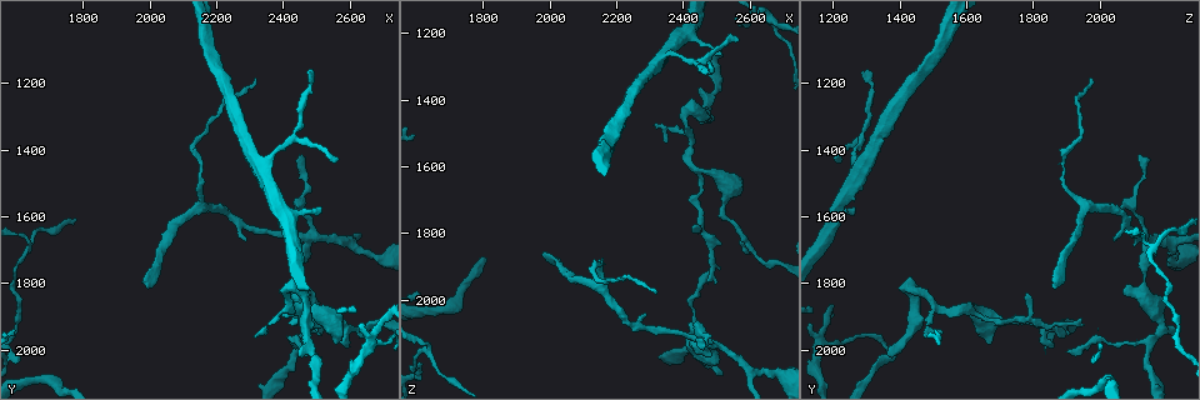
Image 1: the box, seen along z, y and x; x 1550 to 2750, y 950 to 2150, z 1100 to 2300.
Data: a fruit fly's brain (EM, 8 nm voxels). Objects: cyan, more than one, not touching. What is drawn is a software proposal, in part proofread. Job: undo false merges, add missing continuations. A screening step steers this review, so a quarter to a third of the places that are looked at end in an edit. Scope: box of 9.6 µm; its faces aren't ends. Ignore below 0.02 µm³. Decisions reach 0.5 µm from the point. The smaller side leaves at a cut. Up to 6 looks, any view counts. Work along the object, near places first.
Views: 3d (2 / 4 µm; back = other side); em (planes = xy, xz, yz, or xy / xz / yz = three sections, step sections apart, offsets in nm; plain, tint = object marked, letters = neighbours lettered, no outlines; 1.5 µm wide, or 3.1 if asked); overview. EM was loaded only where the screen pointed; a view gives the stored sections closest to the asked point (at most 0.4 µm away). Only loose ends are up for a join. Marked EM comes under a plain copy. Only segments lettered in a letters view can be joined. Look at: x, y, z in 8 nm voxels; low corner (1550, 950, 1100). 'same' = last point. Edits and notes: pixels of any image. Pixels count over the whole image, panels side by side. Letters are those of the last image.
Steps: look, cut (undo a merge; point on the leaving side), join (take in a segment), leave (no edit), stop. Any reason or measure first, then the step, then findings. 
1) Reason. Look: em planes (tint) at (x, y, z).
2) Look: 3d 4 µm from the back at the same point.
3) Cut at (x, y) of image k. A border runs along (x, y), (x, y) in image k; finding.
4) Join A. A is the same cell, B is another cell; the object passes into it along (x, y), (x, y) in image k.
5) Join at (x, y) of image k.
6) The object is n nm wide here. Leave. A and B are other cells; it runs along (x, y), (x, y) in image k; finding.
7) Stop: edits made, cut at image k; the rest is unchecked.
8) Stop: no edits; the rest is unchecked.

Free end. Look: 3d 2 µm at (2450, 1420, 2120).

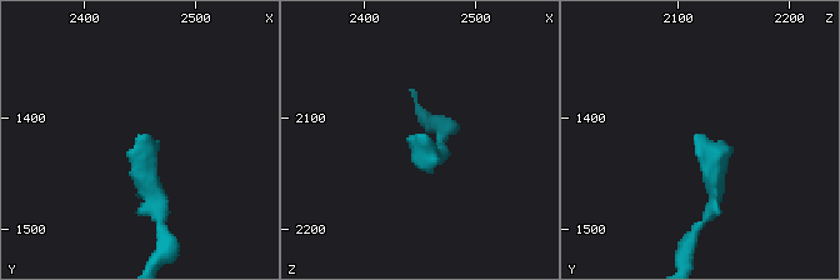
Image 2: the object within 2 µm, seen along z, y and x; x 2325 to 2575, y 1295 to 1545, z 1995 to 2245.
Look: em planes (letters) at (2446, 1416, 2118).

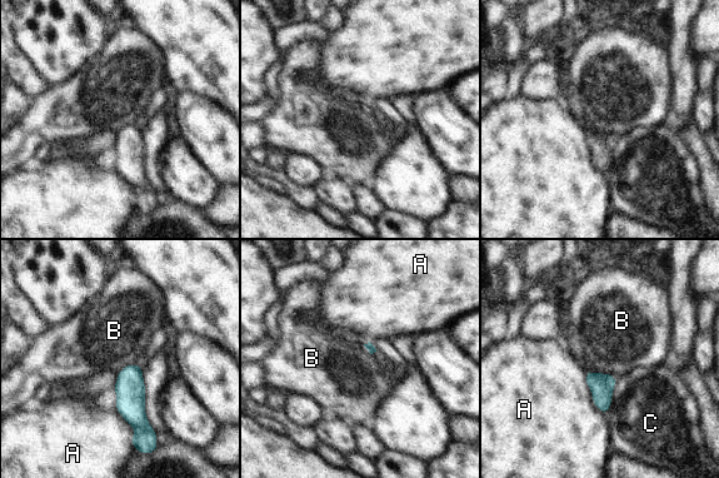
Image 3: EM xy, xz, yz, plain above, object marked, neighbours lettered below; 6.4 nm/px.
Leave. A, B and C are other cells; a border runs along (141, 366), (126, 364), (118, 373) in image 3; no lettered segment goes on from it.

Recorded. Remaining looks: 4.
Four or more arms meet. Look: 3d 4 µm at (2480, 1670, 2130).

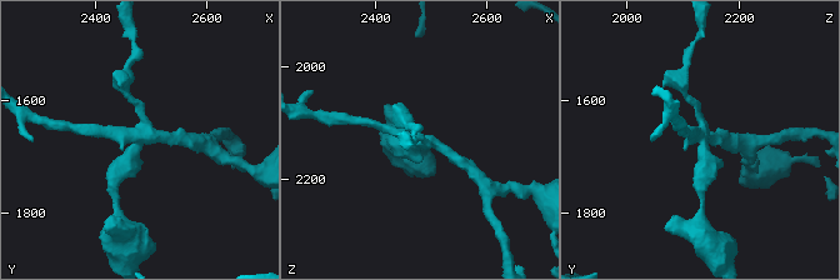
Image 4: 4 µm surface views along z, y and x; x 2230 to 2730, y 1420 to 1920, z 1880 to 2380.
4 arms meet here. Look: em xy step 4 (tint) at (2480, 1660, 2135).

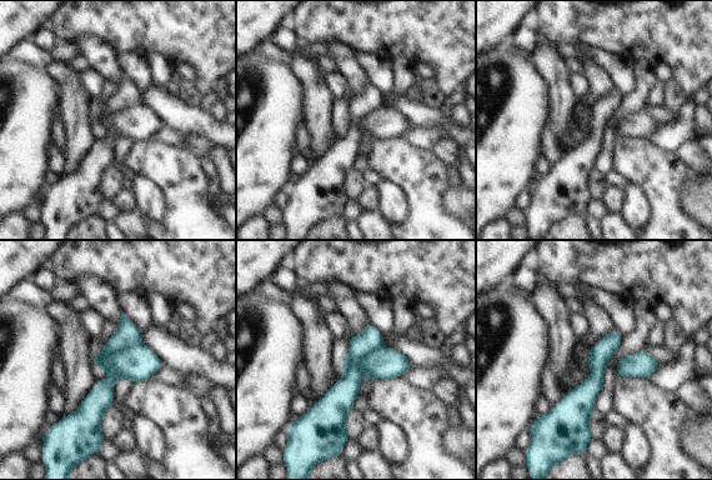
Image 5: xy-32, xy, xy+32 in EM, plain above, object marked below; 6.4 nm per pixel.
Another direction. Look: em planes (letters) at the same point.

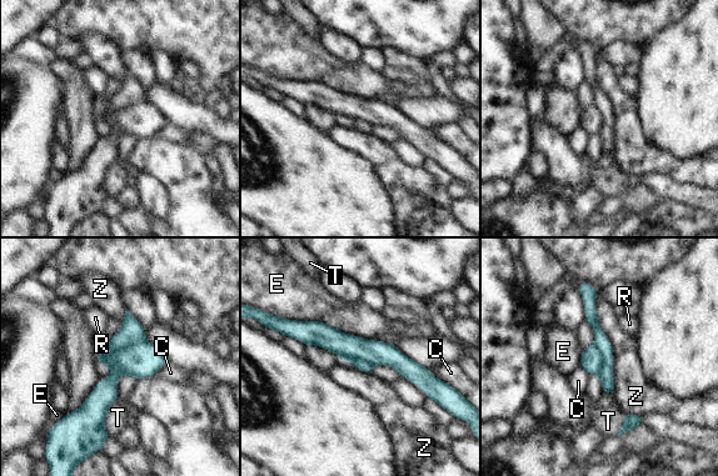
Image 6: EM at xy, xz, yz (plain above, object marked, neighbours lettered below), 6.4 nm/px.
Cut at (141, 360) of image 6. C, E, R, T and Z are other cells; a border runs along (145, 339), (123, 347), (109, 344) in image 6; two neurons meet here.

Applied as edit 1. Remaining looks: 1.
Look: em planes (letters) at (2600, 1980, 1860).

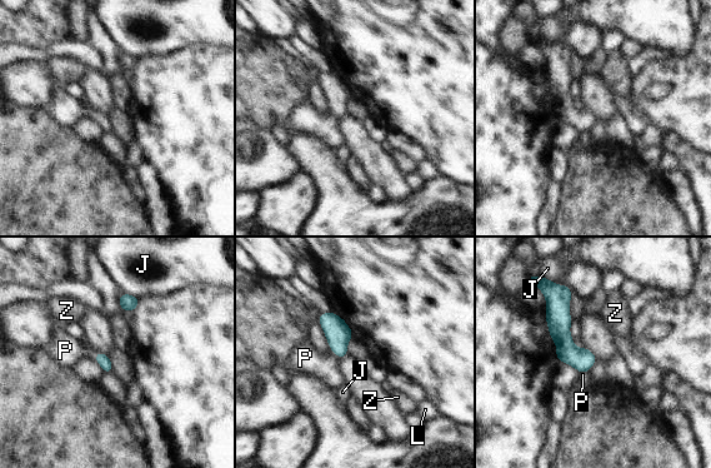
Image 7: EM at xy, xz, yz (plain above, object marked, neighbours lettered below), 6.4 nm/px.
Join P. P is the same cell, J, L and Z are other cells; the object passes into it along (338, 333), (333, 352), (305, 358) in image 7; it goes on there.

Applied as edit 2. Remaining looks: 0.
Stop: edits made, cut at image 6, join at image 7; the rest is unchecked.

